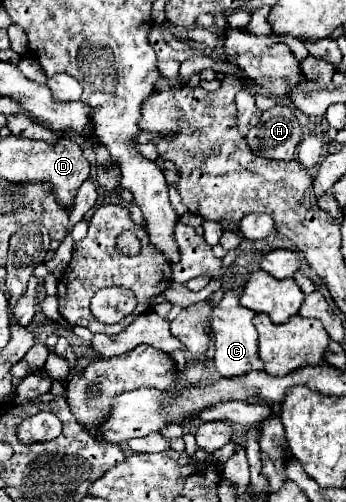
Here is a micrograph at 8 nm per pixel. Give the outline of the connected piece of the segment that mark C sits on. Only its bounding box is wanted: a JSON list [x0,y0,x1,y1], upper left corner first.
[211,290,263,378]

